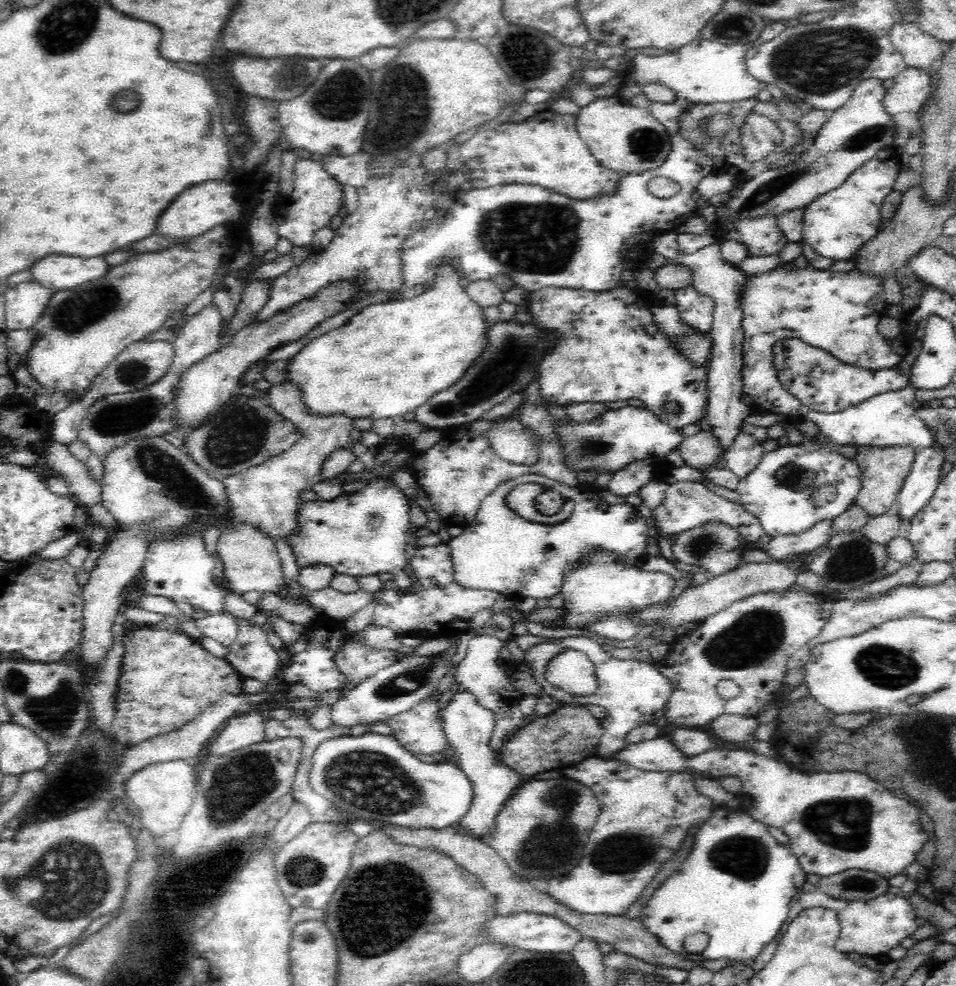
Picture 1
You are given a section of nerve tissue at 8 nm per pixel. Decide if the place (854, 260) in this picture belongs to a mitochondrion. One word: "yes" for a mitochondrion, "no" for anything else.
no

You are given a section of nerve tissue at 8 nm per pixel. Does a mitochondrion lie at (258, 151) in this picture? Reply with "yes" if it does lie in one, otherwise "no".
no

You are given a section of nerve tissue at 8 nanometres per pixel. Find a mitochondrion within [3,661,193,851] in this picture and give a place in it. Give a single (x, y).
(55, 716)

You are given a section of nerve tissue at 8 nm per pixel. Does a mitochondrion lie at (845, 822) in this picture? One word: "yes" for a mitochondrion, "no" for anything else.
yes

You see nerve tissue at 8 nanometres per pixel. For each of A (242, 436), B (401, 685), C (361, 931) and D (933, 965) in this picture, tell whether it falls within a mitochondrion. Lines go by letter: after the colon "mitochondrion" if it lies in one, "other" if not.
A: mitochondrion
B: mitochondrion
C: mitochondrion
D: other

